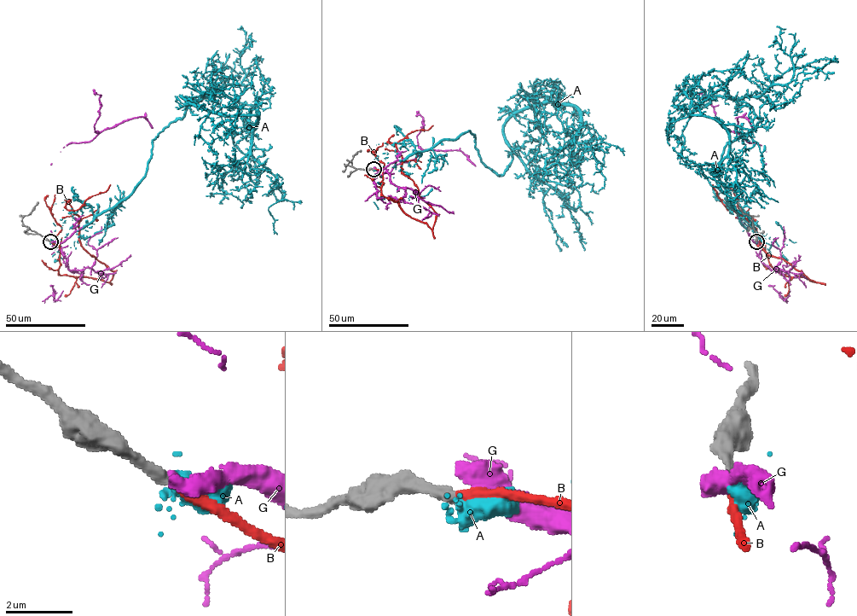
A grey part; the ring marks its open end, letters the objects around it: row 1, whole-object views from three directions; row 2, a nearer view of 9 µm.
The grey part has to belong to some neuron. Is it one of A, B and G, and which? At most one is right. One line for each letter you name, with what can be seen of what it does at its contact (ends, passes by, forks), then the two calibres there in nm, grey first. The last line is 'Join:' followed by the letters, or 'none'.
B: it ends there; 320 nm thick on the grey side, 320 nm on the other
Join: B

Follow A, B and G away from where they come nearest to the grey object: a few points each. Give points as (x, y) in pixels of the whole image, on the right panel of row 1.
A: (756, 241), (718, 170), (761, 118), (709, 95), (689, 115), (727, 133), (739, 194), (729, 200), (759, 234)
B: (756, 241), (782, 275), (816, 281), (782, 258), (769, 256), (756, 229), (727, 209), (712, 184)
G: (756, 241), (738, 215), (749, 143), (728, 131), (703, 90)

